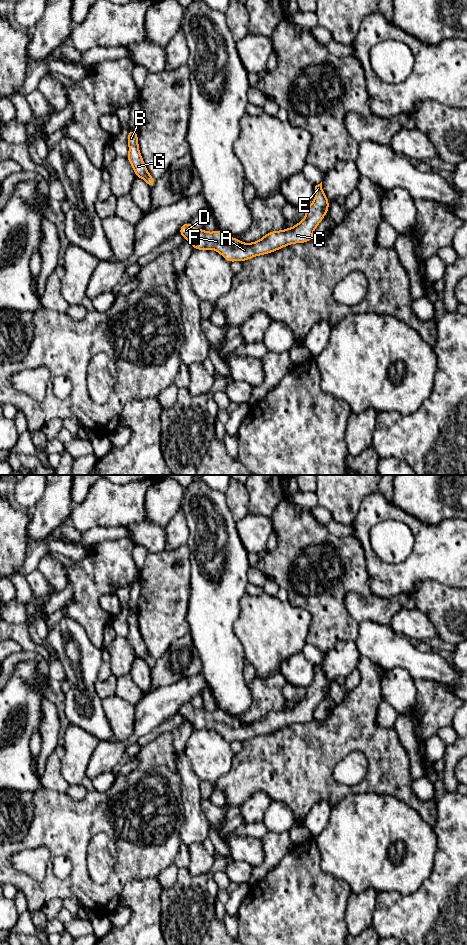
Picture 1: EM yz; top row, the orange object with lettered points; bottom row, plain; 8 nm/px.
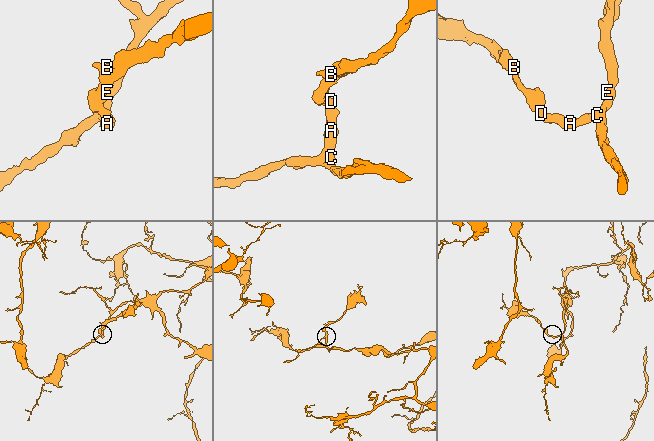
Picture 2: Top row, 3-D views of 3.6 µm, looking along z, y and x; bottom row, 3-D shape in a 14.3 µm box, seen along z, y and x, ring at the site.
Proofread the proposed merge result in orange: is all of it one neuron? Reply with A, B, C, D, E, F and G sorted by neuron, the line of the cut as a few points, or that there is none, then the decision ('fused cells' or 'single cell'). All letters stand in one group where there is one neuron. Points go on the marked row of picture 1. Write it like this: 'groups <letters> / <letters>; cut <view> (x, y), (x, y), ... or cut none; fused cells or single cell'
groups A B C D E F G; cut none; single cell

